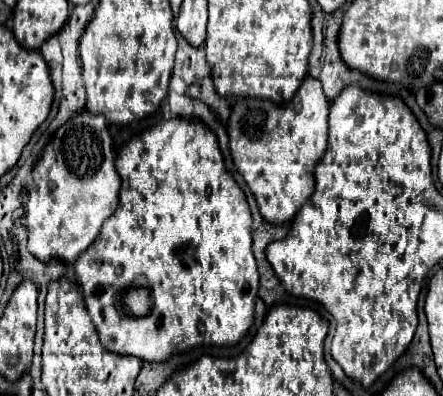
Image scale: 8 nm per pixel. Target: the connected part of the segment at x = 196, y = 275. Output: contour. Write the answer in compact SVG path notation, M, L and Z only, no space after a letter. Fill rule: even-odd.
M163 120L153 130L145 132L143 136L133 138L129 144L125 144L121 148L121 152L117 154L115 168L117 168L117 172L121 176L119 208L103 224L99 238L73 264L75 278L77 278L79 286L81 286L85 306L89 310L89 316L91 316L97 332L99 332L99 340L101 340L103 348L107 348L109 352L121 354L121 356L135 356L135 358L139 358L143 362L165 362L175 352L185 352L187 348L193 348L193 346L203 346L203 344L235 346L235 344L239 344L247 336L249 328L253 326L255 296L257 296L257 288L259 288L259 274L257 274L257 264L255 264L253 250L251 250L251 212L249 212L245 194L241 192L237 182L231 178L231 174L225 170L223 156L219 152L215 136L211 136L211 132L207 132L207 128L203 128L201 124L187 124L187 120ZM133 284L149 288L151 310L149 310L147 316L141 316L141 318L131 316L121 306L121 292L125 288L133 286Z

